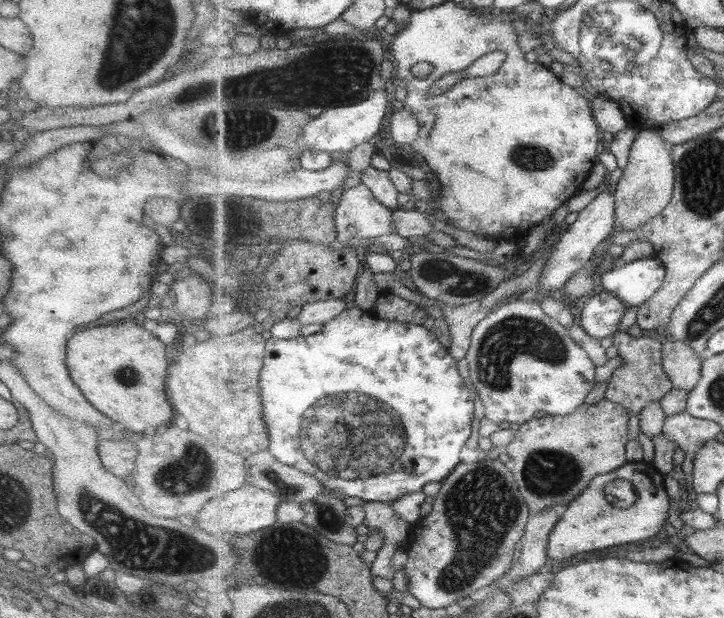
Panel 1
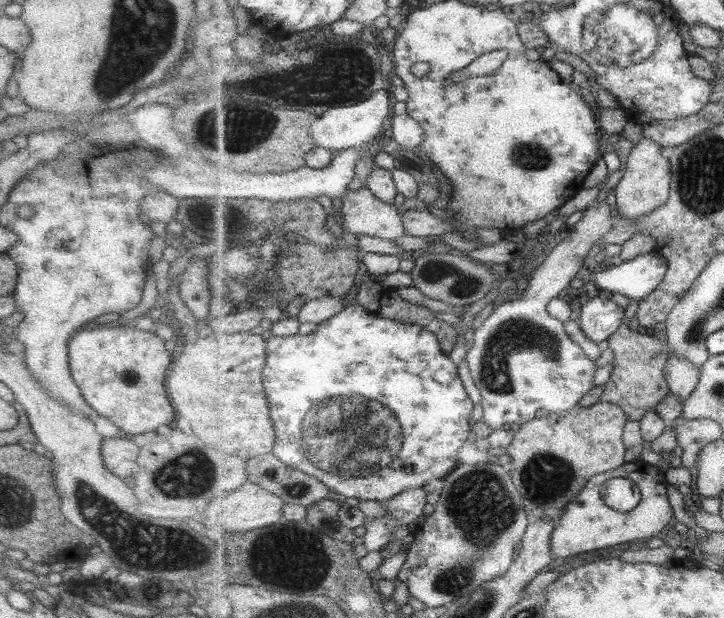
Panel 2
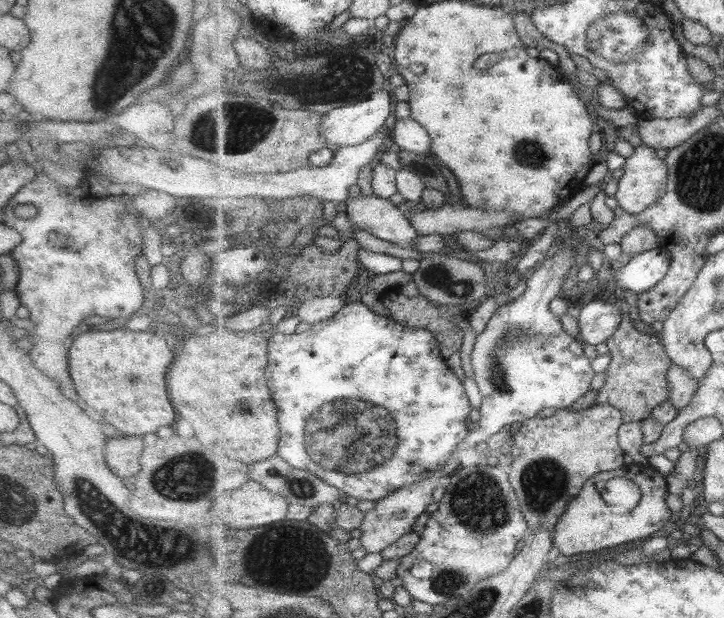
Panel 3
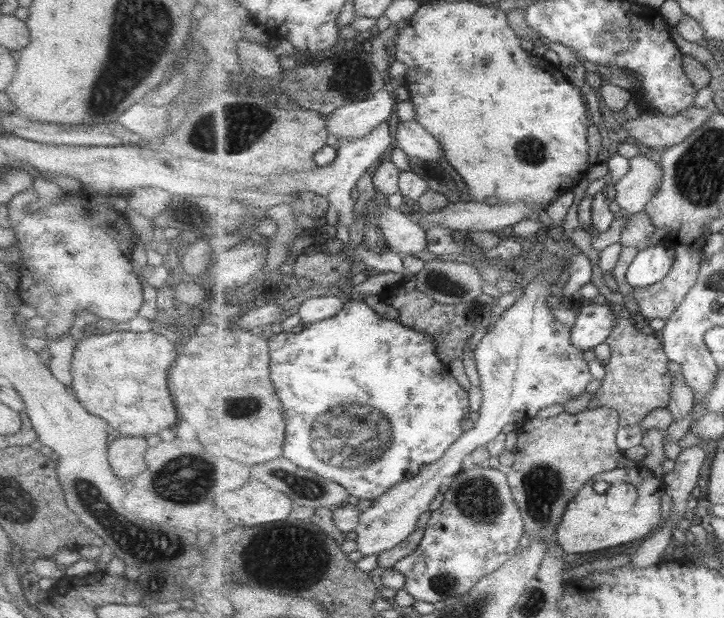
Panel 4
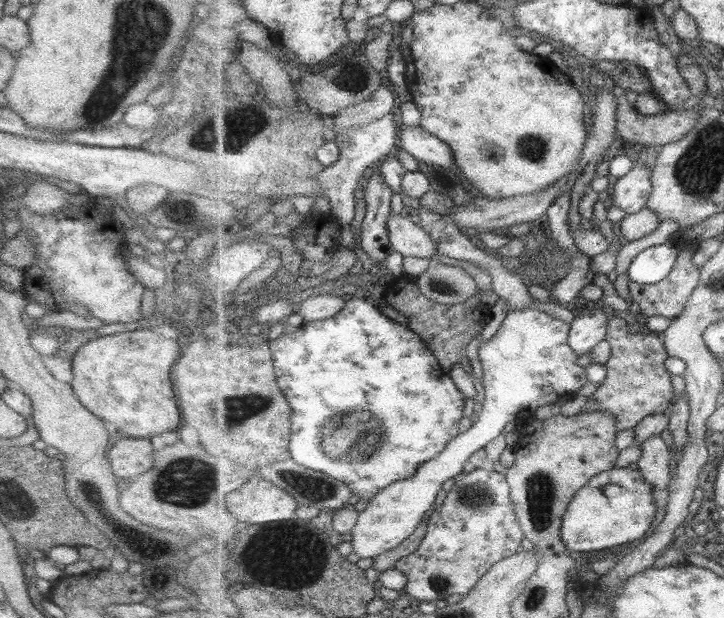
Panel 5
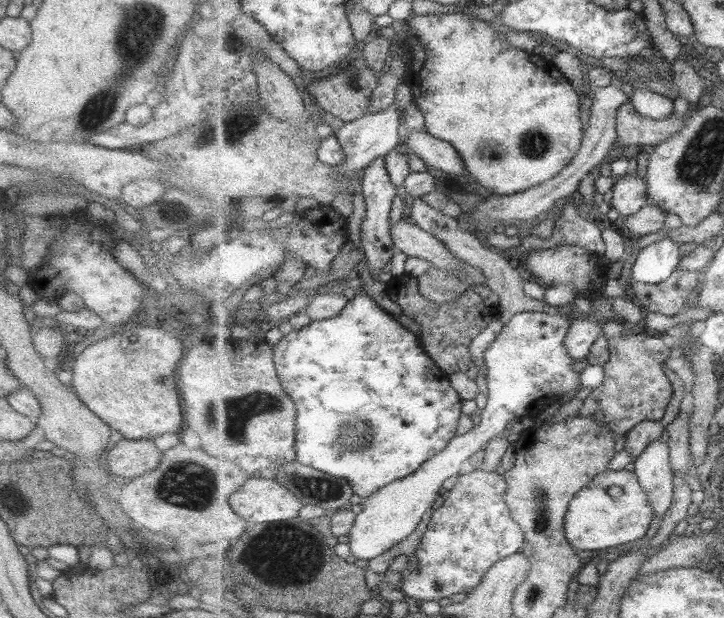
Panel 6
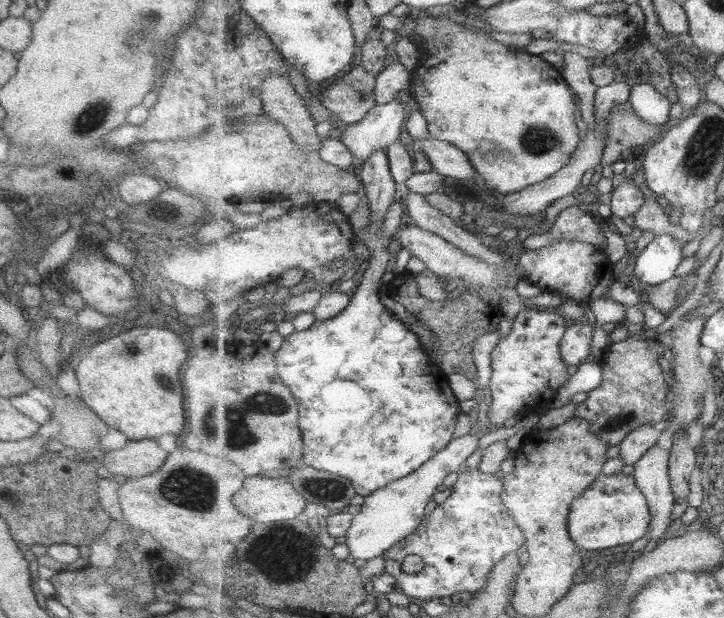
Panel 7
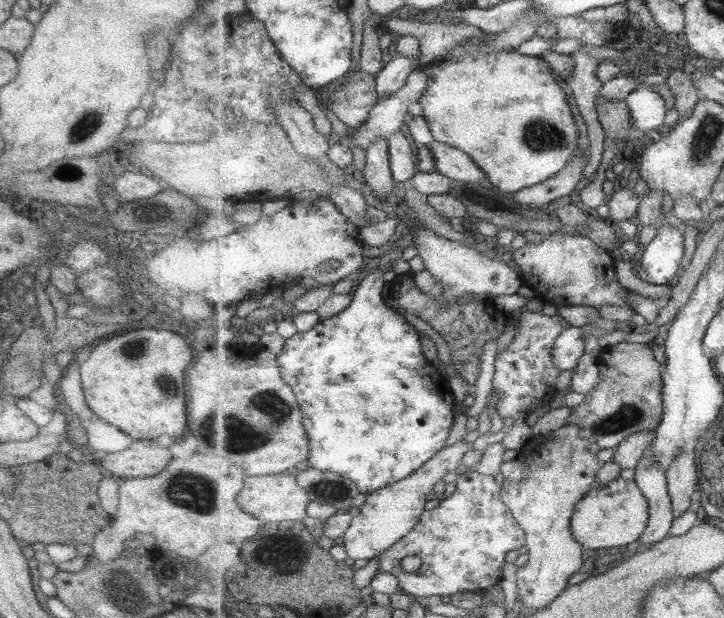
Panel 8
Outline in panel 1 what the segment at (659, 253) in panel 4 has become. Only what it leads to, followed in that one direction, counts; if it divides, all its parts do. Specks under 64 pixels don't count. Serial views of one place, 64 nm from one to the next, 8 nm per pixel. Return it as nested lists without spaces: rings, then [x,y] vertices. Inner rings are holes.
[[[656,256],[619,263],[599,276],[600,289],[617,295],[628,306],[643,306],[666,282],[666,264]]]

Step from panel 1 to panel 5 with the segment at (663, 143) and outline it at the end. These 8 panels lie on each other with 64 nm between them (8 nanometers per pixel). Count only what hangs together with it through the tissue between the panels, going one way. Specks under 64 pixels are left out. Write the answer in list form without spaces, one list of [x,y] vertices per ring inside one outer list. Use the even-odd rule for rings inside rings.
[[[637,160],[634,167],[623,178],[614,181],[611,192],[614,204],[627,214],[635,214],[648,206],[654,186],[651,183],[653,166]]]

